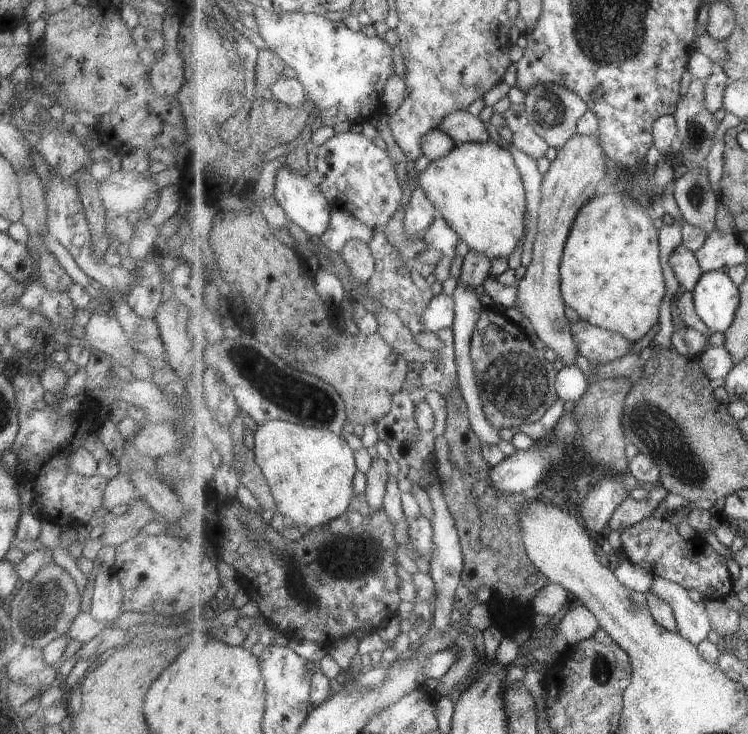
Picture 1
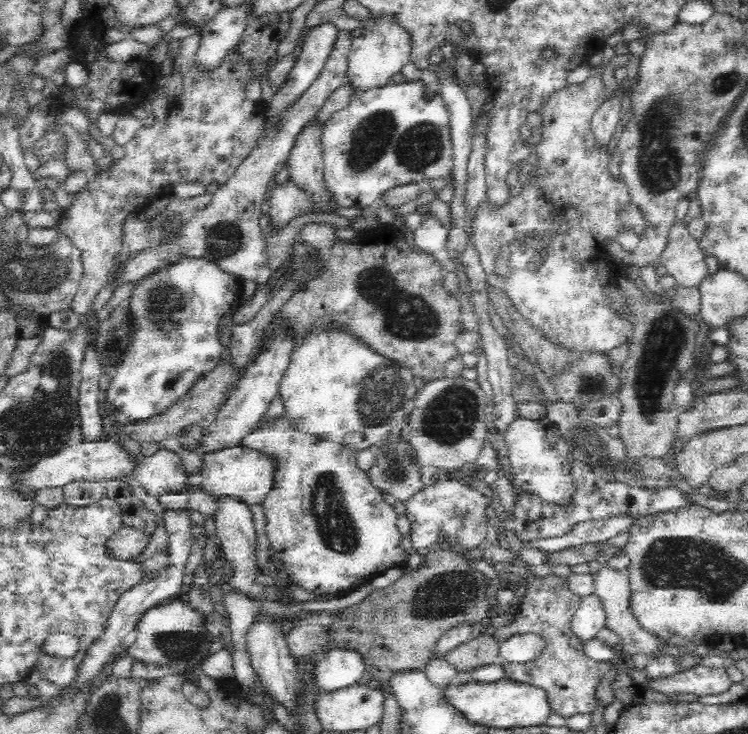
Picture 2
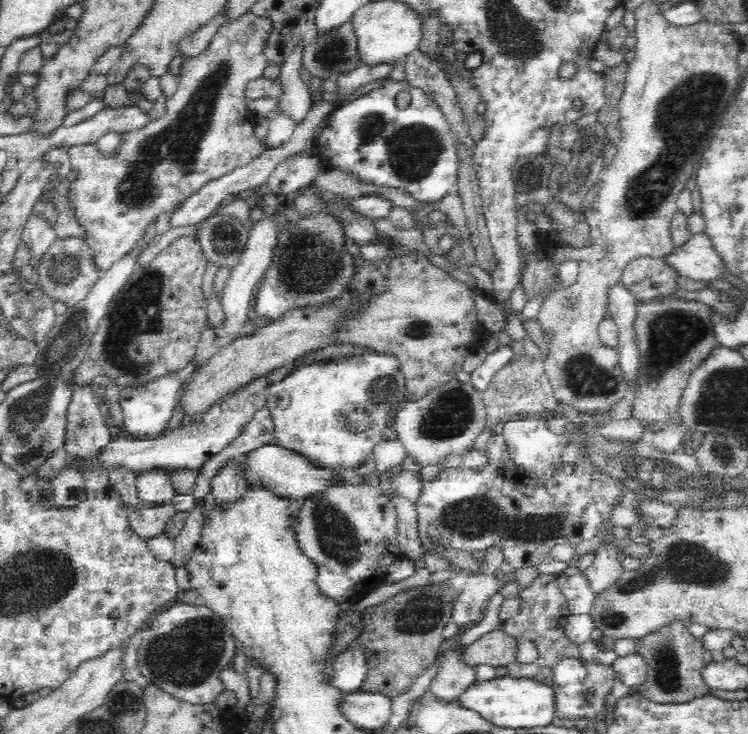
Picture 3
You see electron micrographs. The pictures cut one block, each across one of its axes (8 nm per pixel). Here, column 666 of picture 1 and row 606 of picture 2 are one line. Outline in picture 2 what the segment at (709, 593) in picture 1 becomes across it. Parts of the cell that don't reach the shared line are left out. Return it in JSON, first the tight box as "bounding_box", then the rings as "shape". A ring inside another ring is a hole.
{"bounding_box":[493,570,612,718],"shape":[[[519,570],[525,581],[525,591],[521,598],[520,612],[506,623],[495,629],[493,636],[503,639],[514,634],[530,632],[538,634],[545,641],[542,654],[526,664],[502,664],[505,678],[519,683],[528,683],[544,689],[552,713],[568,718],[575,714],[590,714],[596,708],[594,693],[600,681],[610,668],[612,662],[590,660],[584,652],[584,643],[578,640],[570,628],[570,621],[579,607],[580,598],[568,588],[566,578],[550,573],[545,577],[534,576],[531,571]]]}

